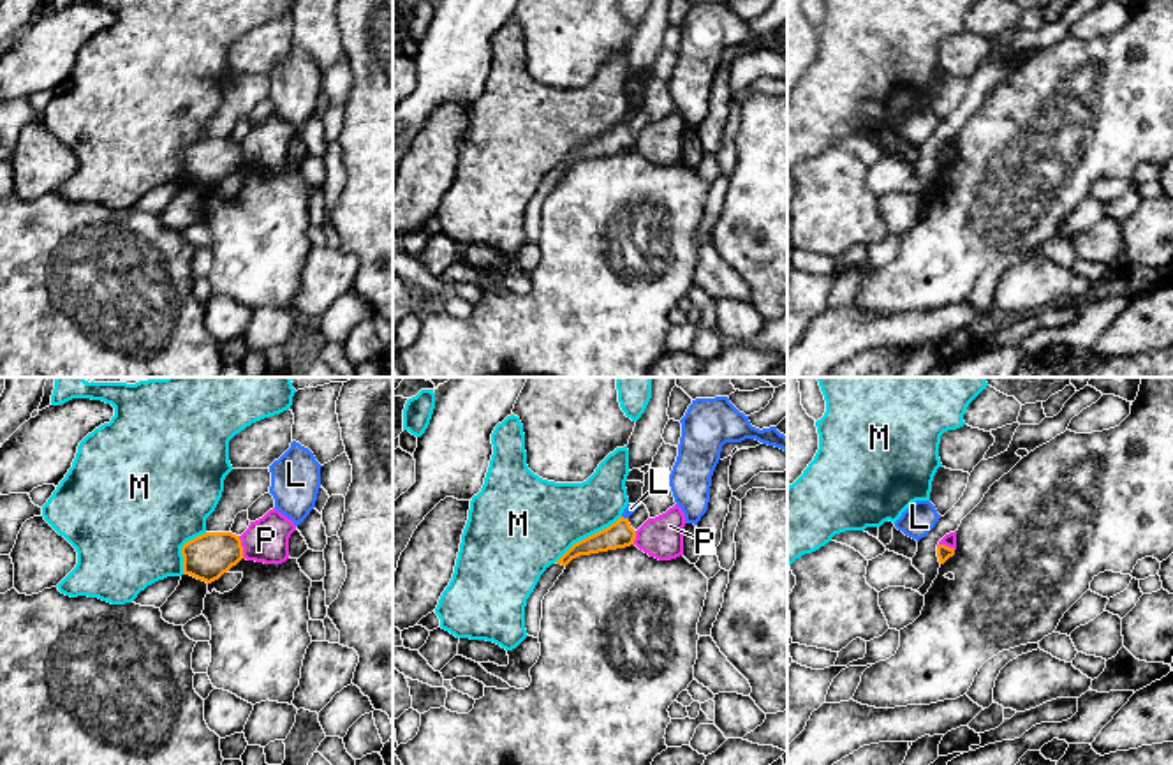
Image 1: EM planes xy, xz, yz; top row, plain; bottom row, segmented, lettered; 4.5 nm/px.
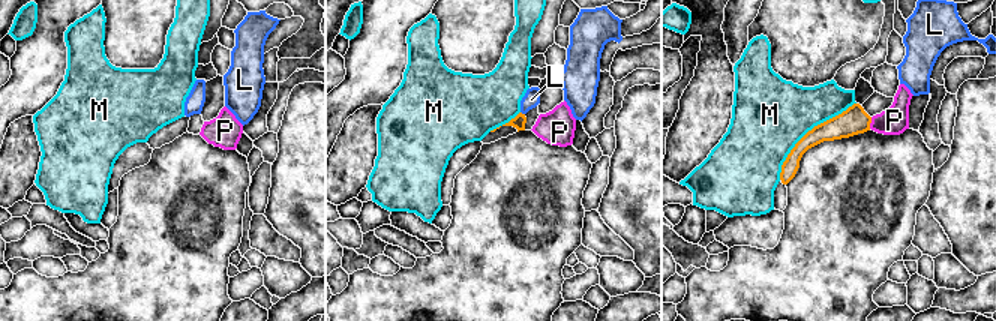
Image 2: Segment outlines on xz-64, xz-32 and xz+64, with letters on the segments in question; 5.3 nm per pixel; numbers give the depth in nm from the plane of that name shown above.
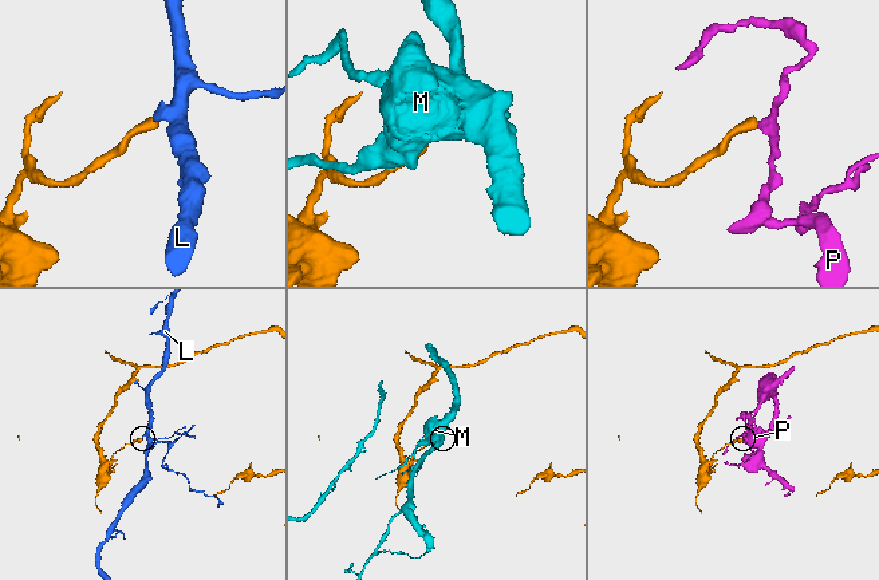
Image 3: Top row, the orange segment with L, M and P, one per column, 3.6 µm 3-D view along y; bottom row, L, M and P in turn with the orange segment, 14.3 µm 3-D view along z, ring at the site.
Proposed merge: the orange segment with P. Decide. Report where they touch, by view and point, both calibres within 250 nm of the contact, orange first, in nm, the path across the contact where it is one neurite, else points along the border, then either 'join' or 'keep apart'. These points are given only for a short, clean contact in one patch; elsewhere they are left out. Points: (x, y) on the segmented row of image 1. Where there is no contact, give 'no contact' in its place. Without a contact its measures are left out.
meets orange in xy at (242, 547); 220 nm thick on the orange side, 200 nm on the other; border along xy (238, 536), (245, 557); keep apart

